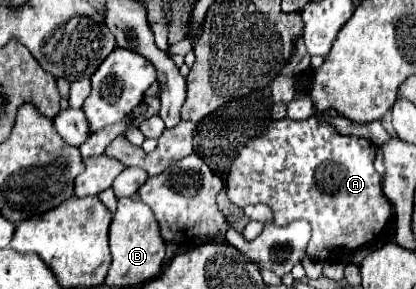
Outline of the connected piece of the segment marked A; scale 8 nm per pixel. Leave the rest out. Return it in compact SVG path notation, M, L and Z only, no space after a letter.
M284 117L272 121L264 135L252 139L240 151L230 167L226 191L230 201L238 207L266 203L274 213L276 225L288 225L288 219L306 219L312 225L312 237L306 245L306 255L324 261L370 243L390 221L392 205L382 191L382 177L372 165L374 155L376 147L368 139L340 135L330 123L324 123L316 117L304 121Z

